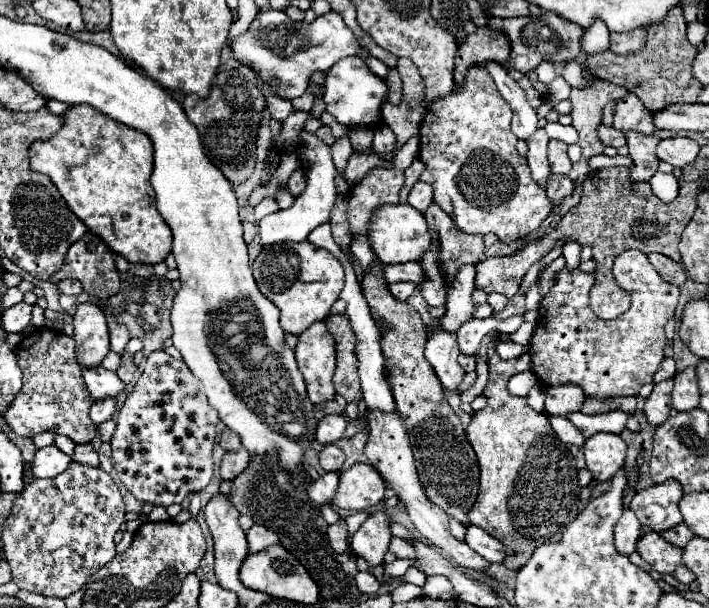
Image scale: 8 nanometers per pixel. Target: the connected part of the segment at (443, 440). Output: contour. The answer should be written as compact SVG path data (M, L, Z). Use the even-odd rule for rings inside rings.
M375 262L371 272L363 278L363 296L371 308L375 320L383 320L385 328L381 330L381 344L385 354L385 368L389 372L391 392L395 396L397 410L407 424L409 440L415 454L415 466L425 490L425 496L449 512L463 526L471 526L467 512L475 504L479 490L479 464L475 452L465 438L465 430L461 420L449 408L445 400L445 392L437 374L433 374L433 366L429 366L423 356L425 348L425 324L415 309L407 302L397 302L387 288L387 282L381 278L381 264Z

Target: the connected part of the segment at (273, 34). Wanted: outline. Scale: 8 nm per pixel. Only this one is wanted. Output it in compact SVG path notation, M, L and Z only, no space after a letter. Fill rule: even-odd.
M265 10L255 16L249 30L229 42L233 60L257 72L279 98L293 100L305 94L309 76L313 72L327 72L337 60L359 54L355 34L345 26L343 18L335 12L319 16L313 24L293 22L285 12Z

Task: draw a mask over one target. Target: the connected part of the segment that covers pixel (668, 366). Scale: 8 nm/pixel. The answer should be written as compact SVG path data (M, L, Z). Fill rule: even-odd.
M663 358L659 370L655 372L655 382L663 382L665 378L671 378L675 374L675 360L673 358Z

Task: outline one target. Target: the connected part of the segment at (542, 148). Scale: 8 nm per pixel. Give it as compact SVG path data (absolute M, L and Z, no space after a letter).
M543 128L535 130L533 136L527 140L529 144L529 152L527 152L527 162L531 168L531 176L539 186L545 186L547 178L549 178L549 162L547 162L547 142L549 136Z

